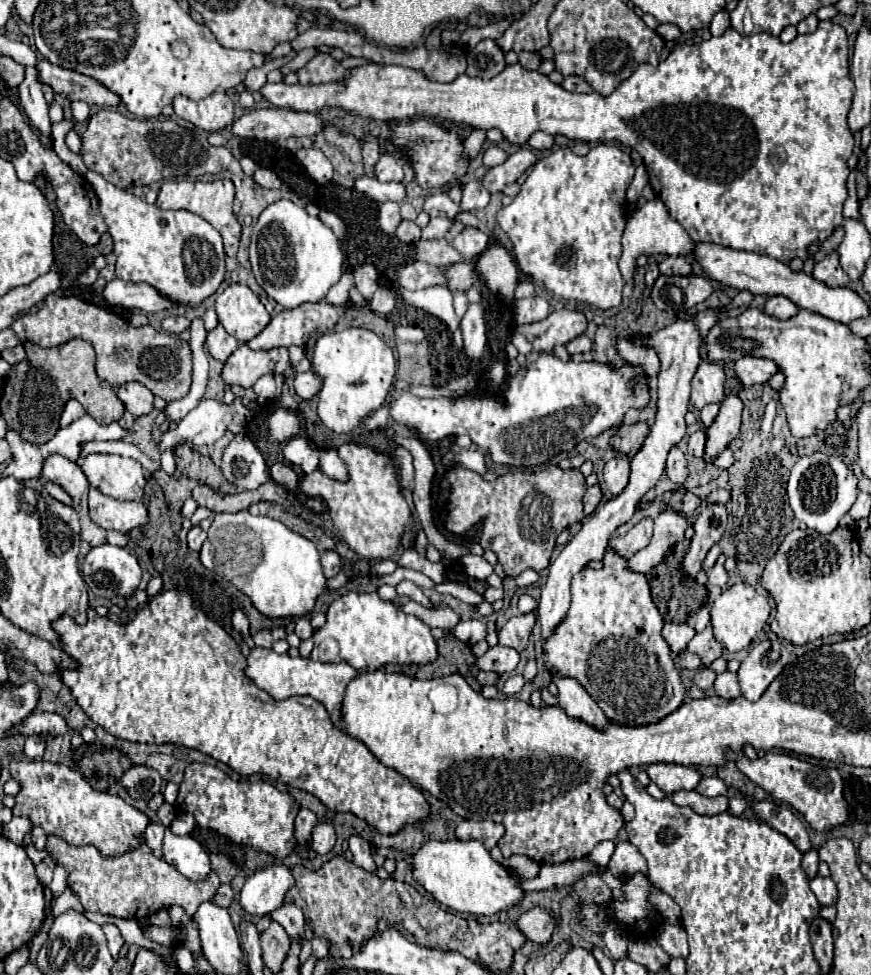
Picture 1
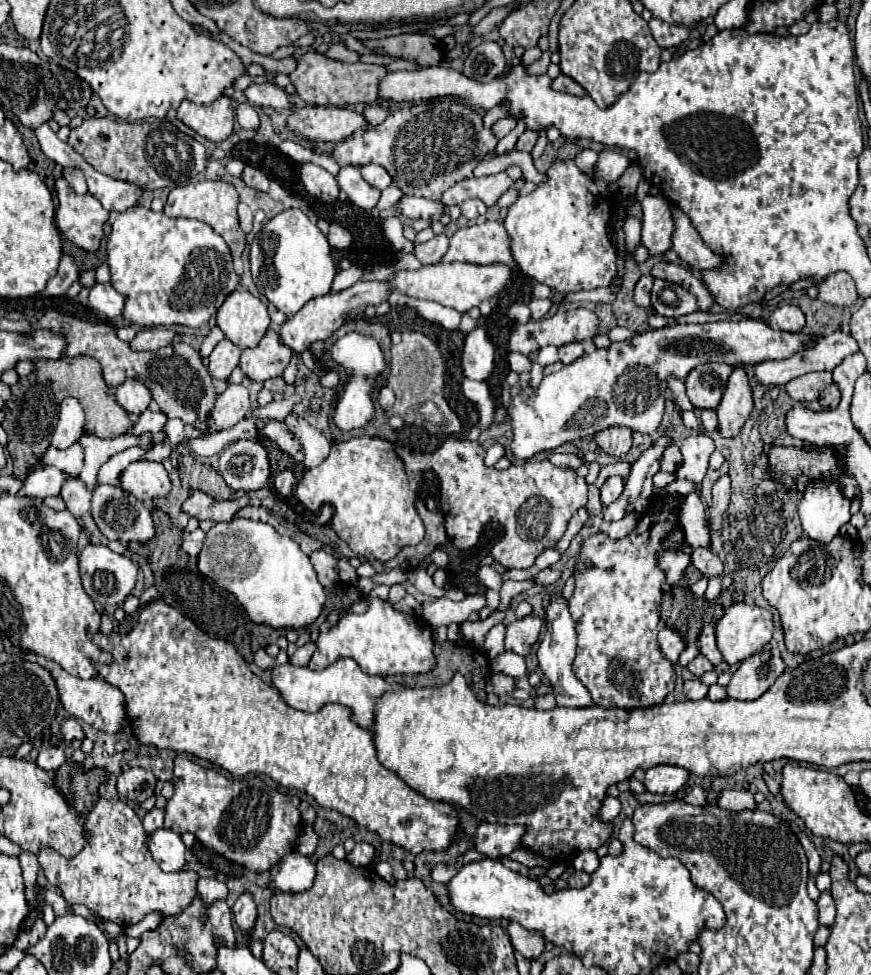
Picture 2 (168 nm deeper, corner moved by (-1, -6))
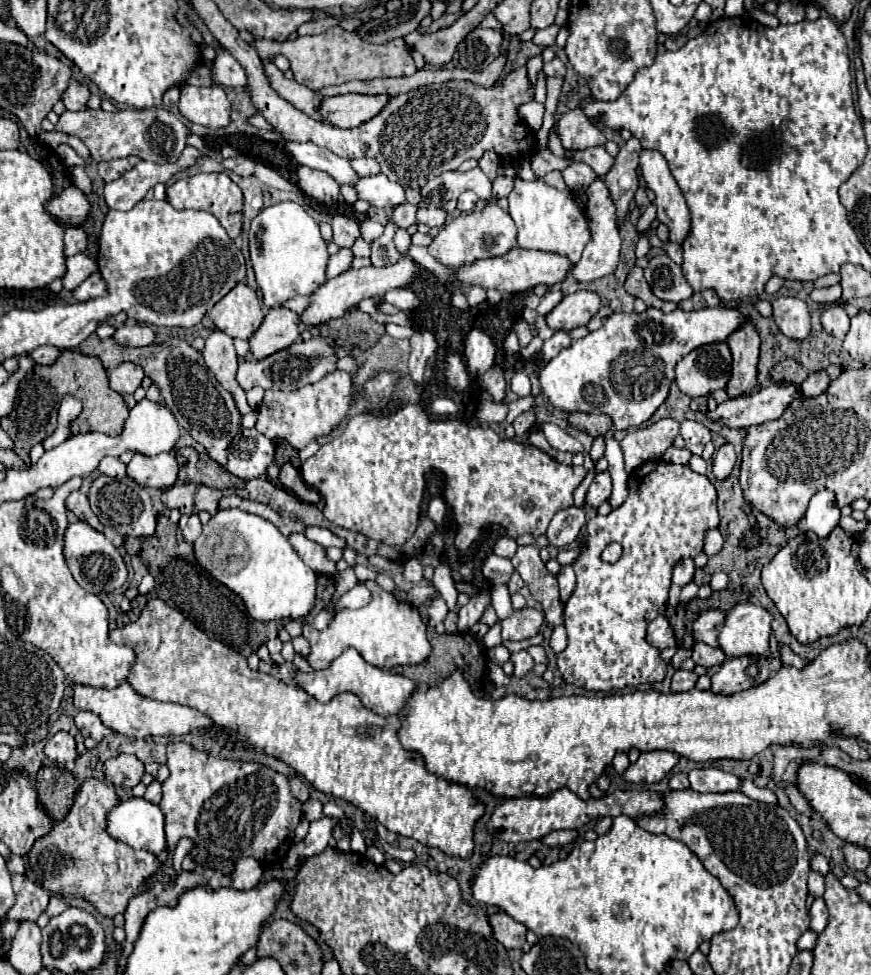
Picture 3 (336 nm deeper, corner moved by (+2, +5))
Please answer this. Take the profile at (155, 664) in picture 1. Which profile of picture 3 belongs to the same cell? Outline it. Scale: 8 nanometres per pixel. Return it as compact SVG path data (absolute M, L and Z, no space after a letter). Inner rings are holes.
M155 598L155 600L149 600L147 606L143 608L139 620L135 624L129 624L127 628L117 628L117 630L111 630L111 640L115 644L127 644L135 650L137 654L137 662L135 666L131 668L131 674L127 678L127 682L145 698L153 698L153 700L161 700L161 702L177 702L177 704L185 704L185 706L191 706L203 714L207 714L217 726L221 726L223 730L229 730L231 732L231 742L243 742L245 746L251 746L255 750L263 750L279 760L283 760L285 764L289 764L297 774L301 774L311 786L315 786L317 790L325 792L325 794L331 794L335 798L341 798L341 800L347 800L351 804L355 804L357 808L361 808L363 812L367 812L369 816L373 816L375 820L379 820L387 830L399 834L399 836L409 836L409 838L415 838L417 842L425 844L425 846L435 846L435 848L441 848L445 854L449 856L457 856L457 858L471 858L473 854L473 830L475 830L475 822L483 816L485 812L485 806L473 796L473 790L463 786L463 784L455 784L455 782L447 782L445 778L441 776L435 776L435 774L429 774L425 764L423 764L423 758L417 754L417 752L411 752L411 750L405 750L397 738L397 728L401 728L401 718L397 716L391 716L391 718L383 718L375 712L371 712L369 708L363 706L363 702L353 694L353 692L345 692L345 694L339 694L335 696L329 704L321 704L317 702L313 696L309 696L303 688L297 688L297 686L289 686L285 682L281 682L279 678L271 676L271 674L261 674L261 672L253 672L249 670L247 666L247 658L243 658L239 652L231 650L229 646L225 646L223 642L219 640L211 640L207 634L203 634L193 622L189 622L179 610L175 608L169 608L163 600Z

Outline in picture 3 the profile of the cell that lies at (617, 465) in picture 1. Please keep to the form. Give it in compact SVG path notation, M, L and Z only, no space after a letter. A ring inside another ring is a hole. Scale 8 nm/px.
M599 472L585 494L585 504L591 508L599 508L605 500L609 500L609 496L611 496L611 476L609 472Z

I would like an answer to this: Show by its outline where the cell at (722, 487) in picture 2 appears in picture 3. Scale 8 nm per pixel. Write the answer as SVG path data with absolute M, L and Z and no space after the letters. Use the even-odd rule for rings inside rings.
M725 442L723 446L719 446L715 450L715 456L713 456L713 474L715 474L715 478L719 478L719 480L727 478L731 474L733 466L735 466L735 450L733 450L733 444Z

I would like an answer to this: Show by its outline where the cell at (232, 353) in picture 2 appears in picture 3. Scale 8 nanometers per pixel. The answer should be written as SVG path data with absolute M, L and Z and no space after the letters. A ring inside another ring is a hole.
M213 330L207 340L205 340L205 348L203 348L203 360L207 364L207 368L215 374L217 382L229 390L235 398L235 404L239 408L241 414L249 414L253 408L247 404L245 398L245 390L239 386L239 382L235 380L235 372L237 372L237 354L235 354L235 346L233 346L233 338L229 338L227 334L223 334L221 330Z

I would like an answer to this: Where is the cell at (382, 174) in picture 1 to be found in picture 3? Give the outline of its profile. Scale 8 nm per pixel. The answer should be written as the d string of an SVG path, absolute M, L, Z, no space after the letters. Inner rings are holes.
M353 158L351 168L359 176L375 176L375 174L379 174L379 164L373 158Z

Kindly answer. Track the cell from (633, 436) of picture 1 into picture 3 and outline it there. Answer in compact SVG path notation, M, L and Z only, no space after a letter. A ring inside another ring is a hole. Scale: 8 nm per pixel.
M571 412L567 418L569 426L587 432L591 438L605 436L611 430L611 418L607 414L585 414L585 412Z

